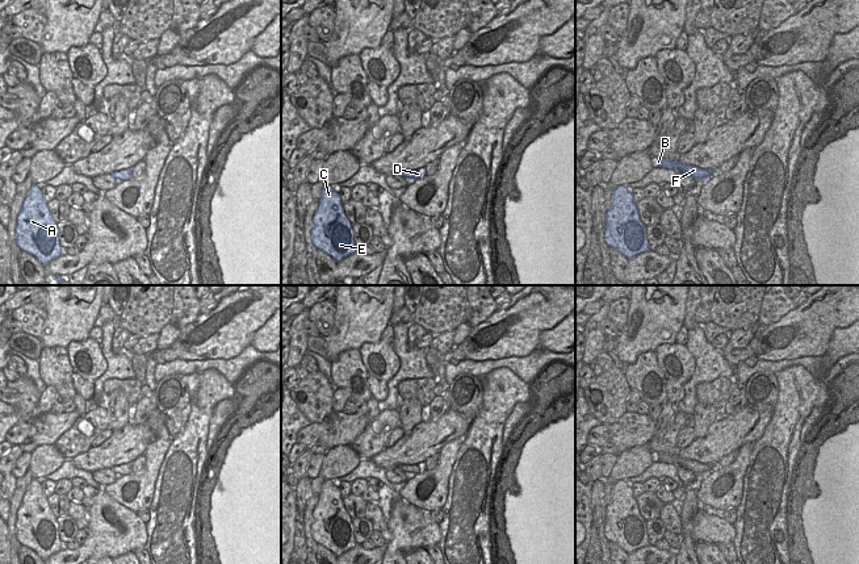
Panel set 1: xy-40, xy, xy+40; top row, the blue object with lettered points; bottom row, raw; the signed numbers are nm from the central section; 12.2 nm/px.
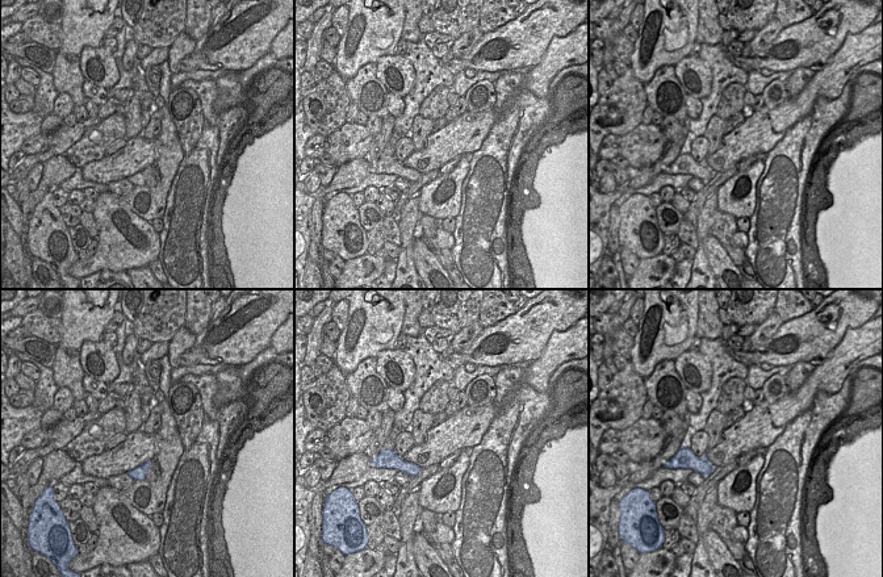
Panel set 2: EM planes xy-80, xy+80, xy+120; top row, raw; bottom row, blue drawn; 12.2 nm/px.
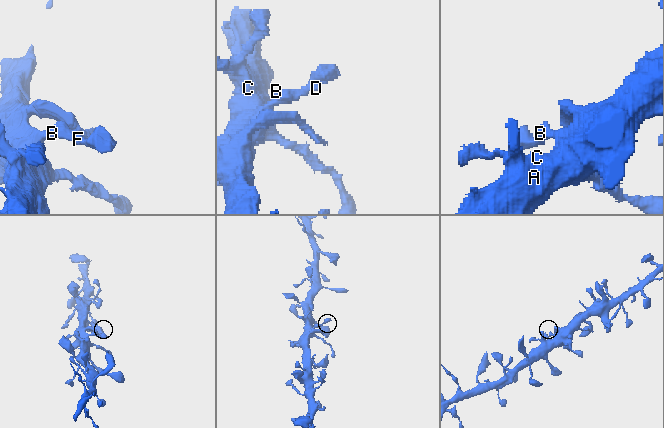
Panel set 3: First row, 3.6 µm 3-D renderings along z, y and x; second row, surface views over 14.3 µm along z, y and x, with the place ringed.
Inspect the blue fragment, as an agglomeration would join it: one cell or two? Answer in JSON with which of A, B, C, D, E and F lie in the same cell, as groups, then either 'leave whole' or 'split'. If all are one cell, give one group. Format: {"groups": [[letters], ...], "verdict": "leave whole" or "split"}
{"groups": [["A", "B", "C", "D", "E", "F"]], "verdict": "leave whole"}

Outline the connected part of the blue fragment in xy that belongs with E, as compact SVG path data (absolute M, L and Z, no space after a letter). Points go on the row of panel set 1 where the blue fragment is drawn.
M324 185L313 216L311 243L336 263L356 252L352 225L345 217L339 193Z

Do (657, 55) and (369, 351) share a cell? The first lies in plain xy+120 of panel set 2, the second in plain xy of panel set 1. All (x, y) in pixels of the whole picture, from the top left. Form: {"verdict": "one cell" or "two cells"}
{"verdict": "two cells"}

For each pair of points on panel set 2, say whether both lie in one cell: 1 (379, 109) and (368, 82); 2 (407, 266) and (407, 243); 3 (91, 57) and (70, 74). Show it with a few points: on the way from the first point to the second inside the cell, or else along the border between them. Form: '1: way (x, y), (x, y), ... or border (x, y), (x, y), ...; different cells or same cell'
1: way (375, 103), (368, 88); same cell
2: way (406, 260), (406, 249); same cell
3: border (78, 57), (80, 72), (86, 79); different cells

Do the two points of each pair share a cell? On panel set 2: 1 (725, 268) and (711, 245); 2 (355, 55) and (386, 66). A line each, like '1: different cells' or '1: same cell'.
1: same cell
2: different cells

